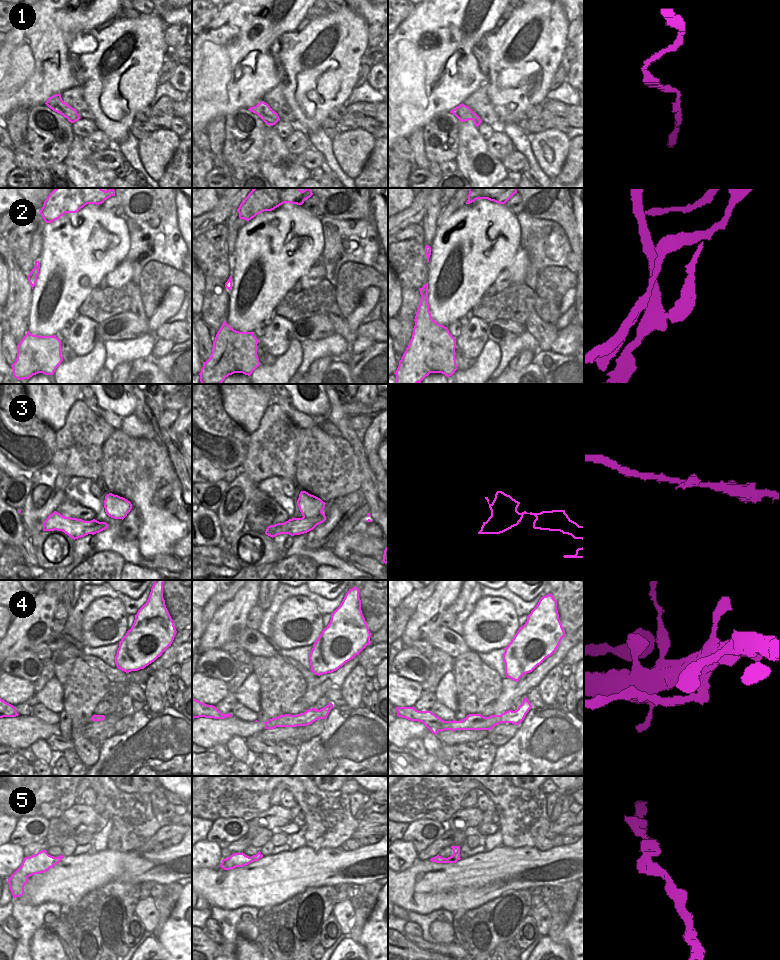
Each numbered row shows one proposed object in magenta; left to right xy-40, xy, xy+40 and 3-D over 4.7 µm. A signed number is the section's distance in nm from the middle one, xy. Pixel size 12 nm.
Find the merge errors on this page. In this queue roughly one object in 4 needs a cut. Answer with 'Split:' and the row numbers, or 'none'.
Split: 2, 4

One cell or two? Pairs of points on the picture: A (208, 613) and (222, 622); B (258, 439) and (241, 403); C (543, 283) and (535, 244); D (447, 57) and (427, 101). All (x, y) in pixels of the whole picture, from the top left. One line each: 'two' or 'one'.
A: two
B: two
C: two
D: one

